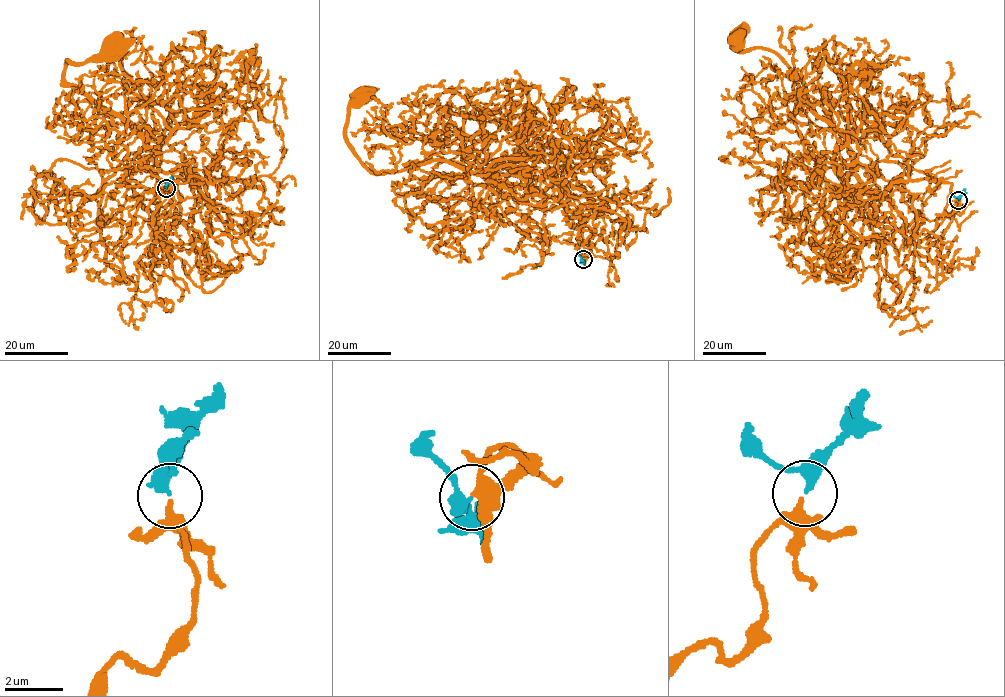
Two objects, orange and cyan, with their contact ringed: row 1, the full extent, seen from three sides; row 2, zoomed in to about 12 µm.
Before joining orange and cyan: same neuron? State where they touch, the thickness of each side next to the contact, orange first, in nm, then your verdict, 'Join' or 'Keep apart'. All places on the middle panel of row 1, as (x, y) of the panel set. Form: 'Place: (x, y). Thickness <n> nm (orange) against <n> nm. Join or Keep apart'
Place: (583, 259). Thickness 240 nm (orange) against 280 nm. Join

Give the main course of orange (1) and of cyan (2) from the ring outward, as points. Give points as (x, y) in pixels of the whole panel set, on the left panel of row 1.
1: (167, 188), (155, 237), (181, 197), (163, 188), (156, 206), (142, 139), (65, 82), (65, 61), (115, 50)
2: (166, 188), (172, 176)

